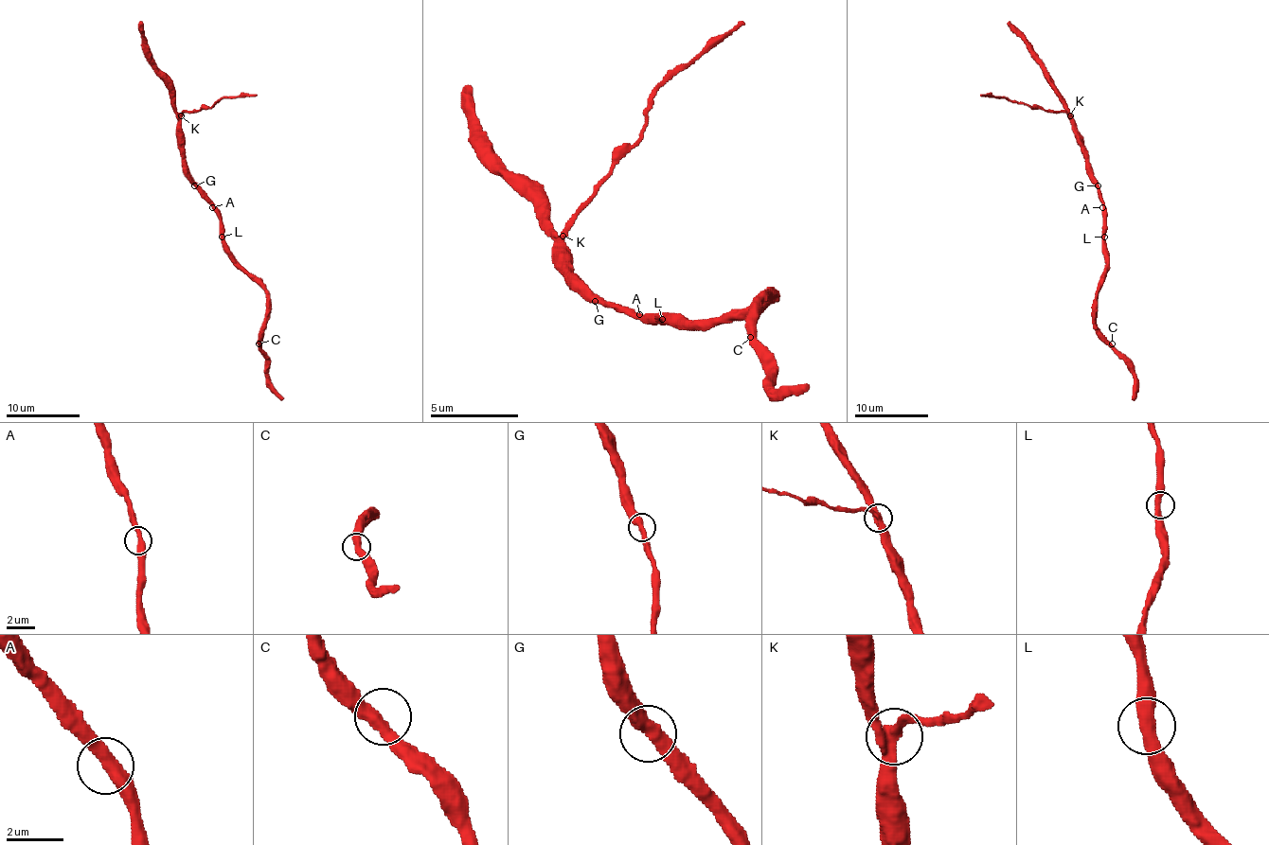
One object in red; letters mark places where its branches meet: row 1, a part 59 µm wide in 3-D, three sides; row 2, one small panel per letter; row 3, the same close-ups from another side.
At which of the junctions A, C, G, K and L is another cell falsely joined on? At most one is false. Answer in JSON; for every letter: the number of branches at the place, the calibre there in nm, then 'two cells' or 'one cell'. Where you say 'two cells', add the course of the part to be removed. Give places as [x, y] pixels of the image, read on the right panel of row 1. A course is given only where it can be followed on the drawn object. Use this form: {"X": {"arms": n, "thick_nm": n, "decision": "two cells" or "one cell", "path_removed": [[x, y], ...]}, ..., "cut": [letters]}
{"A": {"arms": 2, "thick_nm": 420, "decision": "one cell"}, "C": {"arms": 2, "thick_nm": 420, "decision": "one cell"}, "G": {"arms": 2, "thick_nm": 440, "decision": "one cell"}, "K": {"arms": 3, "thick_nm": 360, "decision": "two cells", "path_removed": [[1069, 115], [981, 95]]}, "L": {"arms": 2, "thick_nm": 440, "decision": "one cell"}, "cut": ["K"]}

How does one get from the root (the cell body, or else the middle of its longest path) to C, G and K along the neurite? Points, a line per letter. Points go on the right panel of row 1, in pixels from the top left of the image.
C: (1104, 203), (1104, 281), (1096, 294), (1096, 327), (1112, 343)
G: (1104, 203), (1098, 185)
K: (1104, 203), (1099, 187), (1088, 170), (1082, 137), (1069, 115)

